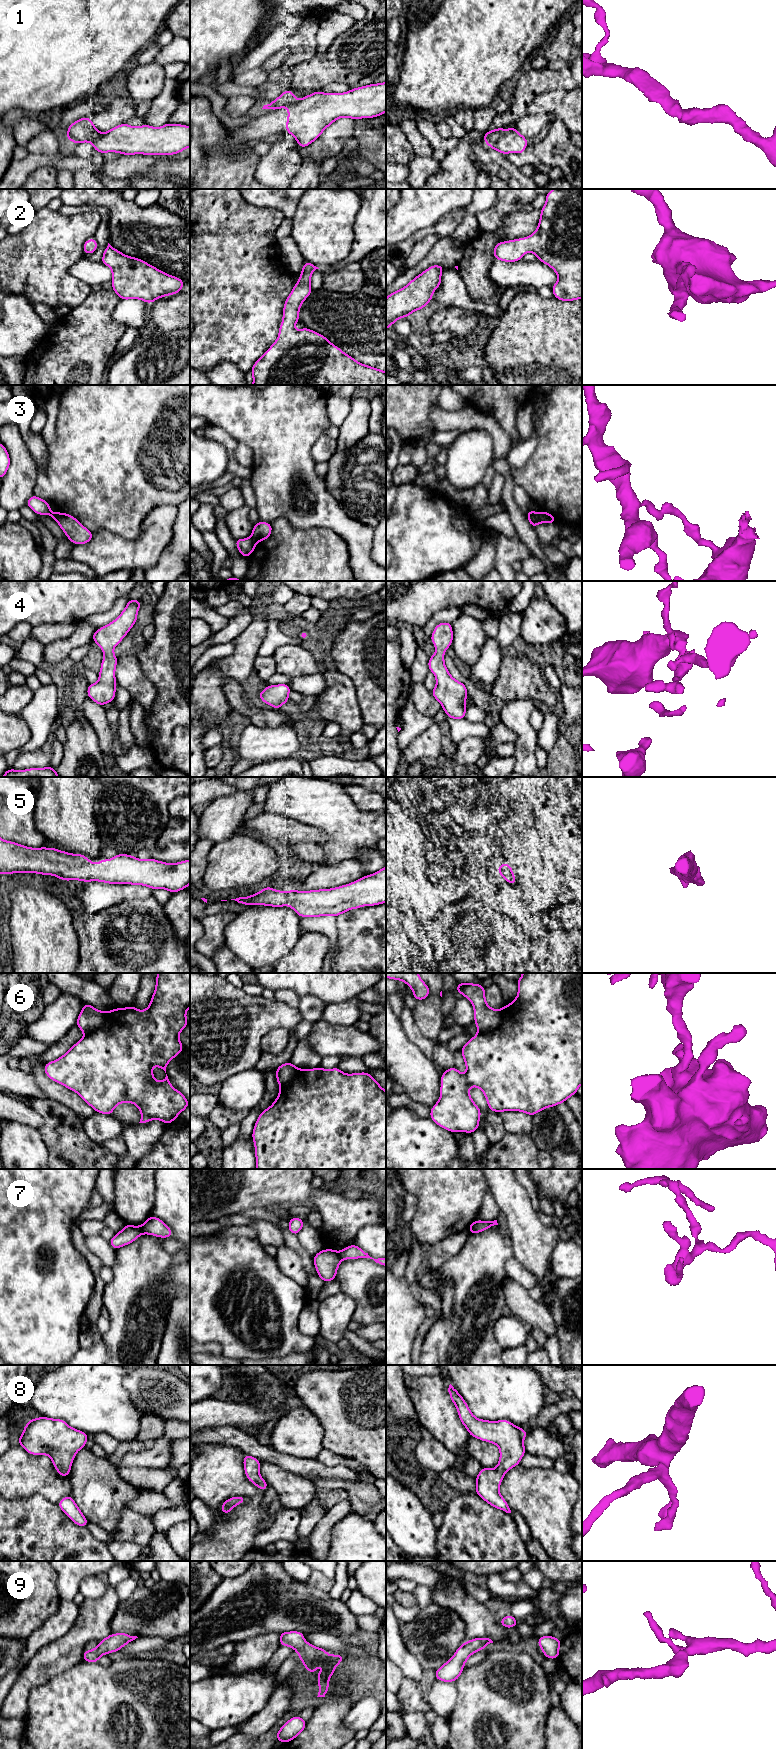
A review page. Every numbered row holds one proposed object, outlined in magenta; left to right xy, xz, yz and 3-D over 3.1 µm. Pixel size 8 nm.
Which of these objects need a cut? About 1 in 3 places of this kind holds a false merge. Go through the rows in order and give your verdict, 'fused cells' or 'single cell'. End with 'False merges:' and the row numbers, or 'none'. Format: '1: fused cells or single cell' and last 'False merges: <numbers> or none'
1: fused cells
2: single cell
3: fused cells
4: single cell
5: single cell
6: fused cells
7: fused cells
8: single cell
9: single cell
False merges: 1, 3, 6, 7

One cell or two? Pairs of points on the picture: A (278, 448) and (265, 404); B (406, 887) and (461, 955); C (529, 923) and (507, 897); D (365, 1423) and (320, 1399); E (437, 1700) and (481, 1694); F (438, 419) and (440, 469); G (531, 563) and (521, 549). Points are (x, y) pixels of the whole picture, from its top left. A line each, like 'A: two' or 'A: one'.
A: one
B: one
C: one
D: one
E: two
F: two
G: two

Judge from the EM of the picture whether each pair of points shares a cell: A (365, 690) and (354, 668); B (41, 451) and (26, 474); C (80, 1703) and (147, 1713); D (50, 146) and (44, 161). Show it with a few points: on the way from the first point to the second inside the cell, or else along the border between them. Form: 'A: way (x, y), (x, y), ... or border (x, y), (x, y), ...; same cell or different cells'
A: way (365, 685), (365, 680), (359, 673); same cell
B: border (23, 440), (38, 469); different cells
C: way (97, 1703), (116, 1703), (121, 1700), (130, 1702); same cell
D: border (61, 142), (60, 148), (53, 154), (29, 154); different cells

